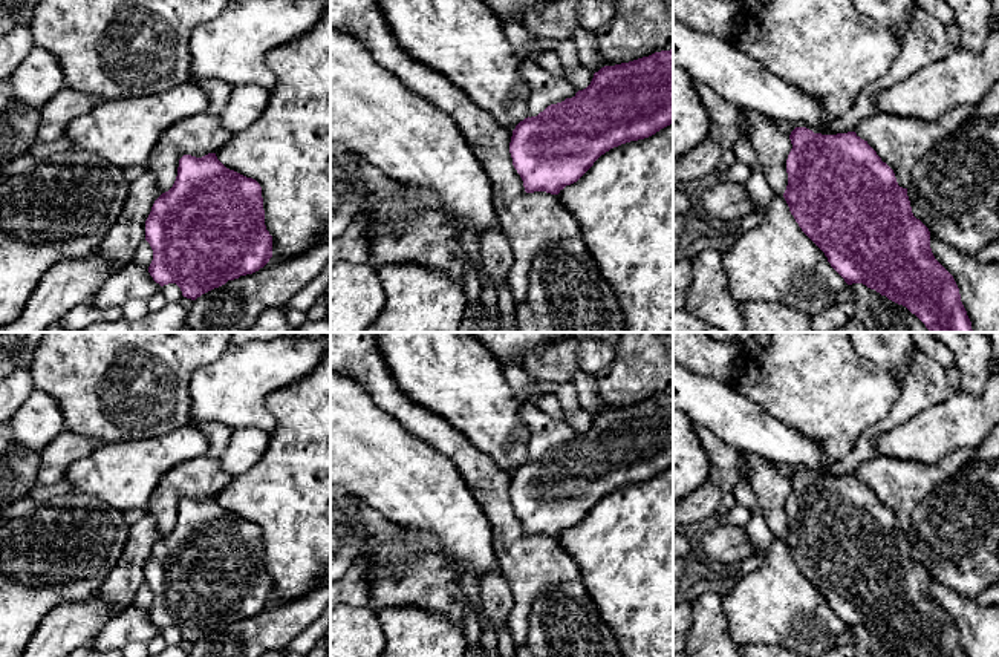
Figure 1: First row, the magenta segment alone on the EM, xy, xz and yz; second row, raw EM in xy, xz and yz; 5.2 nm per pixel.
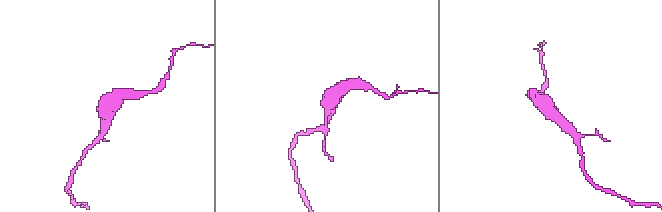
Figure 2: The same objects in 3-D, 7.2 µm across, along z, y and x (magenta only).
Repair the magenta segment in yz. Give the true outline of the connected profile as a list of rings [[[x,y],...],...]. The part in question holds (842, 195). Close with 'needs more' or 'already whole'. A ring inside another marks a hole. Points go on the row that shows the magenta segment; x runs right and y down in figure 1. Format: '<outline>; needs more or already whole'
[[[796,127],[786,159],[788,185],[783,198],[802,231],[825,253],[848,285],[863,283],[906,306],[930,332],[973,332],[953,276],[935,259],[929,228],[913,216],[907,188],[898,185],[893,170],[855,132],[822,135]]]; already whole

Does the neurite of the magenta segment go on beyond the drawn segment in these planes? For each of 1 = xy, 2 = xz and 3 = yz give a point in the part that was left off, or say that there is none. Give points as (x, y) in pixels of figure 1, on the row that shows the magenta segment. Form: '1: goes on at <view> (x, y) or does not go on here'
1: does not go on here
2: does not go on here
3: does not go on here

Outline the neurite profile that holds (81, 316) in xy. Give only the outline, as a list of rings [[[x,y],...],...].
[[[89,303],[86,305],[76,305],[70,311],[67,311],[58,323],[70,331],[70,332],[78,332],[92,323],[98,322],[115,322],[122,317],[122,309],[121,306],[112,306],[107,309],[95,309]]]

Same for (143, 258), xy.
[[[142,240],[139,244],[139,247],[136,248],[133,262],[138,266],[148,268],[151,260],[153,260],[153,250],[151,250],[151,247],[150,247],[150,244],[147,240]]]

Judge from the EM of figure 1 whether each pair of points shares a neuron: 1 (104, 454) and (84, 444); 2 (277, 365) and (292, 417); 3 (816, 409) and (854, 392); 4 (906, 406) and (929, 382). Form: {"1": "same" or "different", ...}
{"1": "different", "2": "different", "3": "same", "4": "same"}

